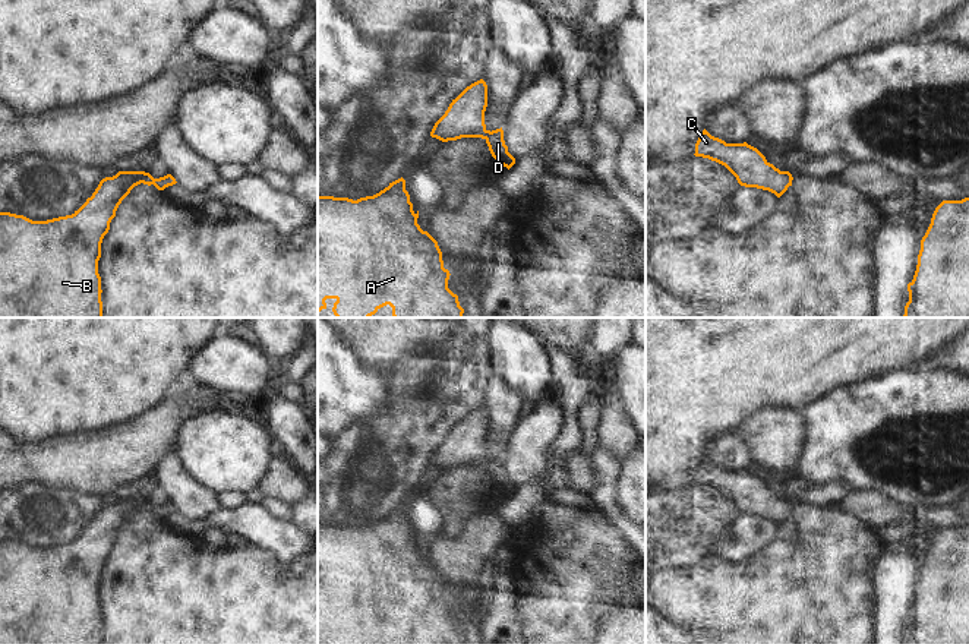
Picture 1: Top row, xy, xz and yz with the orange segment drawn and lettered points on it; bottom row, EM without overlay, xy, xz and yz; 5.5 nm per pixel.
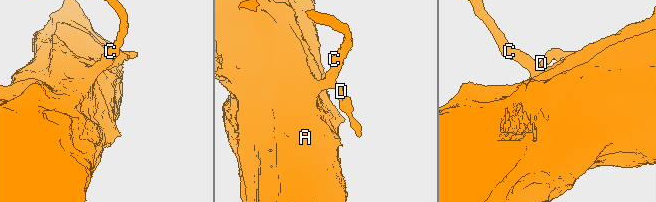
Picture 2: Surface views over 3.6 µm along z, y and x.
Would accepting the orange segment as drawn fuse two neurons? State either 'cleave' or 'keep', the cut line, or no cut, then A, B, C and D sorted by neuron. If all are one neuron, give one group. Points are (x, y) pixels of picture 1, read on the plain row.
keep; no cut; A B C D

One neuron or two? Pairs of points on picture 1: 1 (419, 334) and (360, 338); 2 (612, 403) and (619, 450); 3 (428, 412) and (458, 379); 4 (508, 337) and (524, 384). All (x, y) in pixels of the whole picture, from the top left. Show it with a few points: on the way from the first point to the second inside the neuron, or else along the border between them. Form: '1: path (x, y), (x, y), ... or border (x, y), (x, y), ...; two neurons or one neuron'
1: path (404, 334), (375, 334); one neuron
2: path (614, 414), (615, 433), (619, 438); one neuron
3: path (434, 404), (451, 387); one neuron
4: path (514, 349), (524, 372); one neuron

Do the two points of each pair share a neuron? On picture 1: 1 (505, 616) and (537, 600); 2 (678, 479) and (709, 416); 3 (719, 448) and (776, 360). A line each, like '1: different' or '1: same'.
1: different
2: same
3: different

